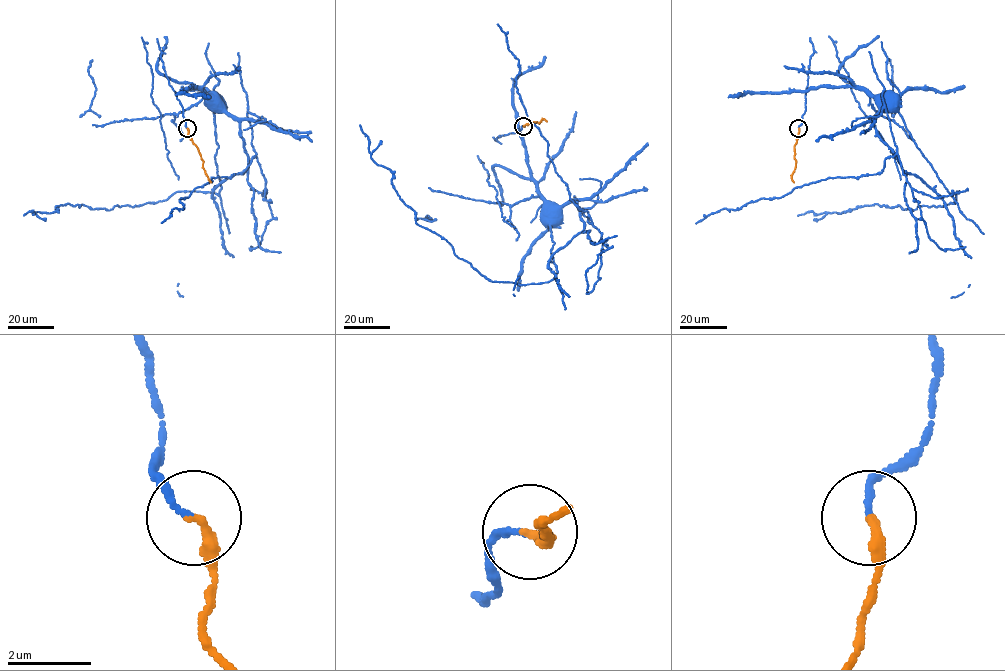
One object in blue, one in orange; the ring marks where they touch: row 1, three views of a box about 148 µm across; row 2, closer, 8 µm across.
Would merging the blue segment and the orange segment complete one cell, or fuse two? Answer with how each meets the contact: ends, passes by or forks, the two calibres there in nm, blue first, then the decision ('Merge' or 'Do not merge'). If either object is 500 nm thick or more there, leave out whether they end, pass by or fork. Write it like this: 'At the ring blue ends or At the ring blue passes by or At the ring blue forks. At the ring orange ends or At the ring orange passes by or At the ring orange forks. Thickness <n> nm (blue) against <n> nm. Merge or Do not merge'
At the ring blue ends. At the ring orange ends. Thickness 150 nm (blue) against 280 nm. Merge

